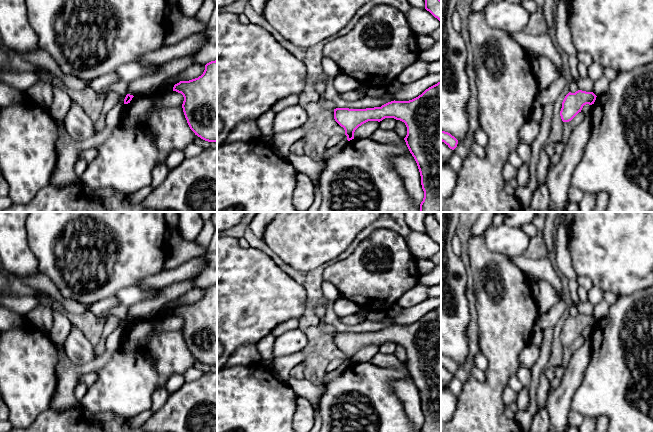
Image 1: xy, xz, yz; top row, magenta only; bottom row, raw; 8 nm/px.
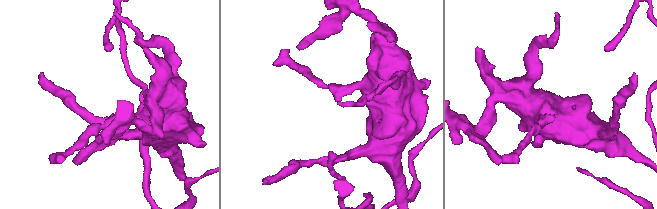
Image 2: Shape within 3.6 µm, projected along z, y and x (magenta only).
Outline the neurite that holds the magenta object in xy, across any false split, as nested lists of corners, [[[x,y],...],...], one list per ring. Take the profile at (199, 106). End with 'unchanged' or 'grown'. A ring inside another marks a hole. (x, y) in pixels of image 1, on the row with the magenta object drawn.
[[[217,60],[207,63],[198,78],[175,84],[173,91],[183,95],[183,112],[195,135],[217,142]]] | unchanged

